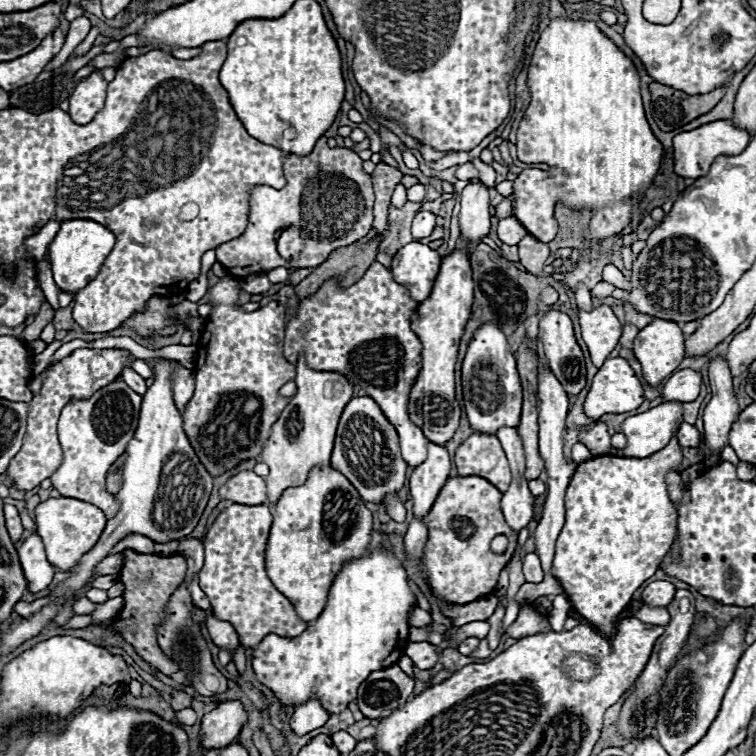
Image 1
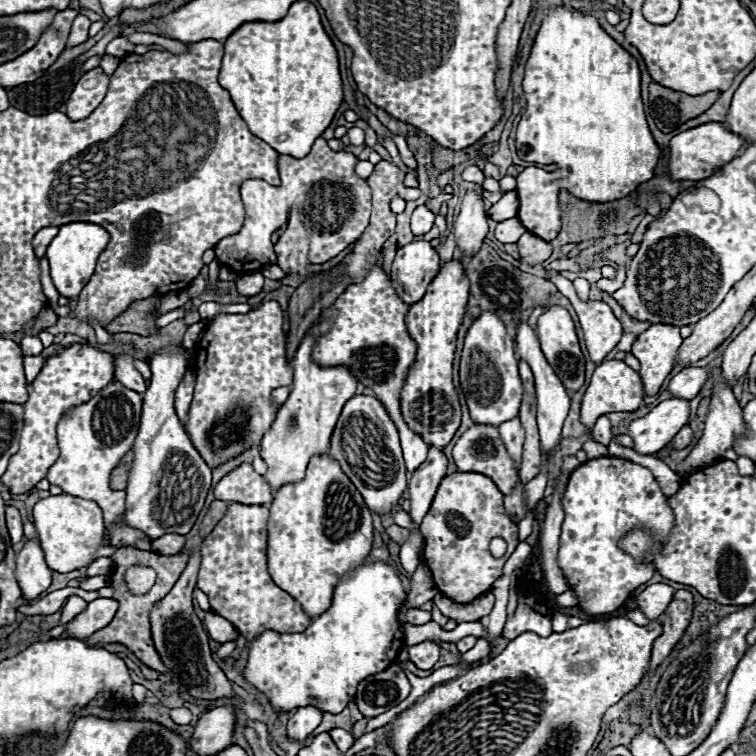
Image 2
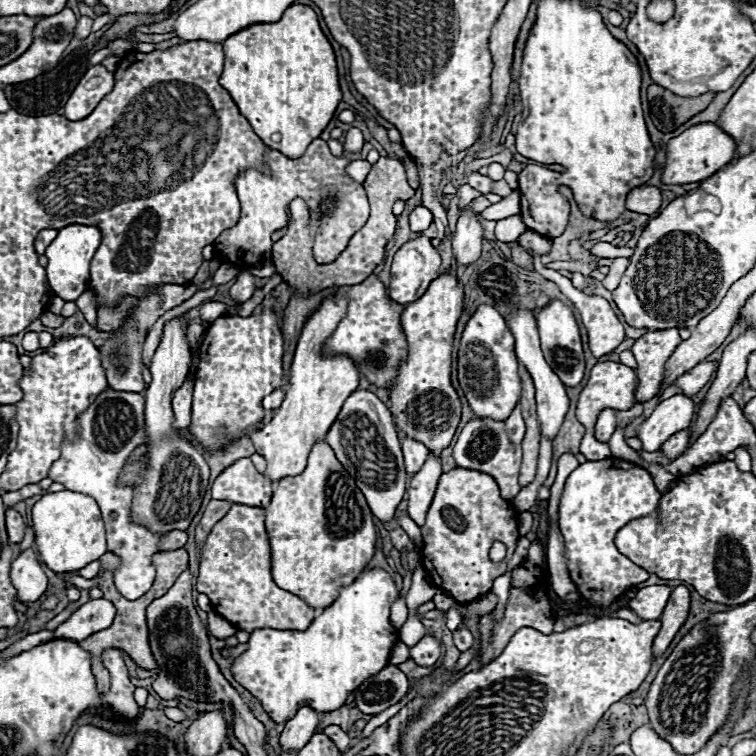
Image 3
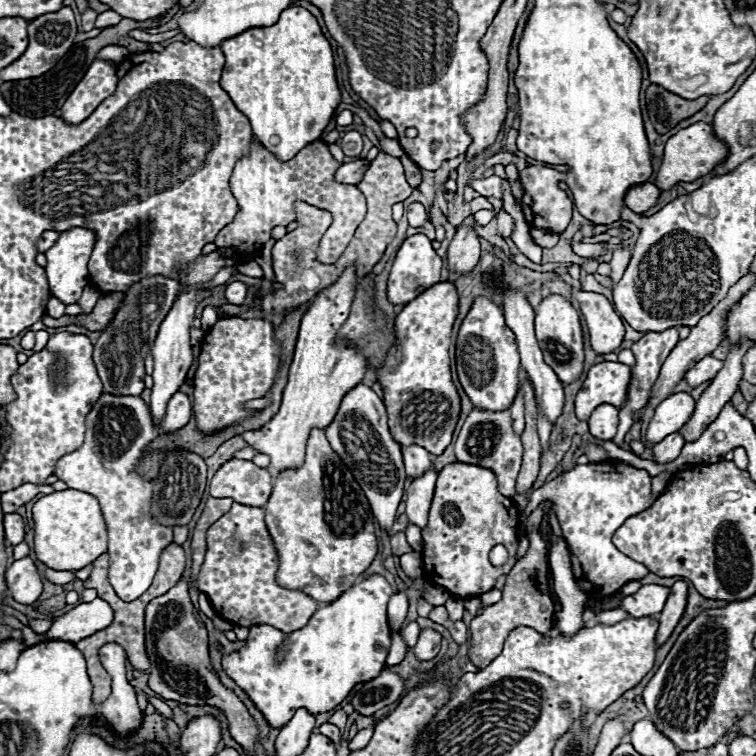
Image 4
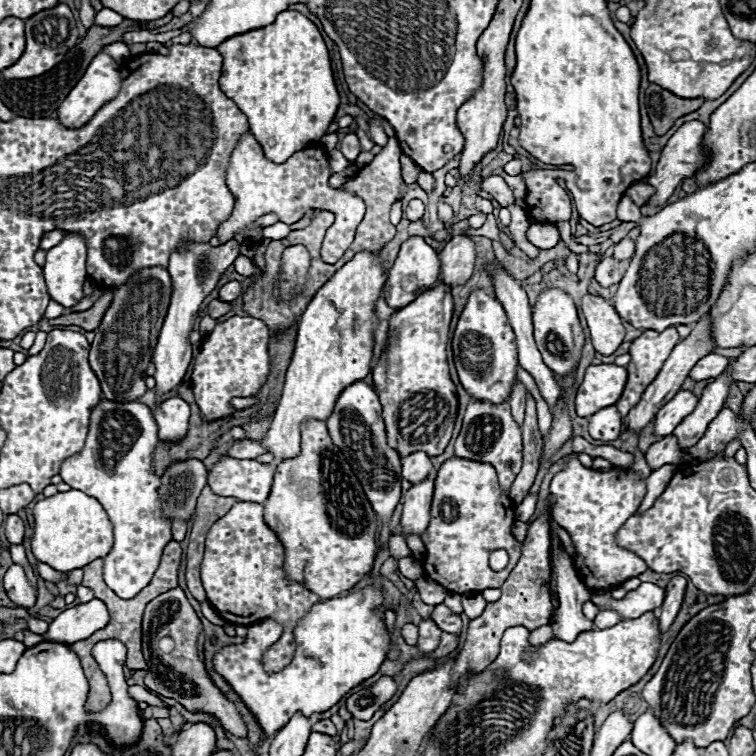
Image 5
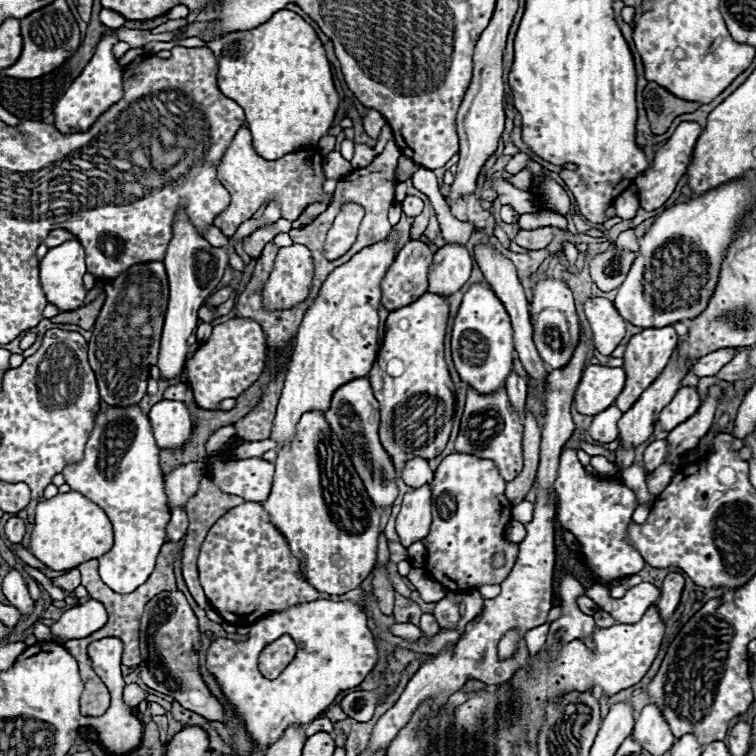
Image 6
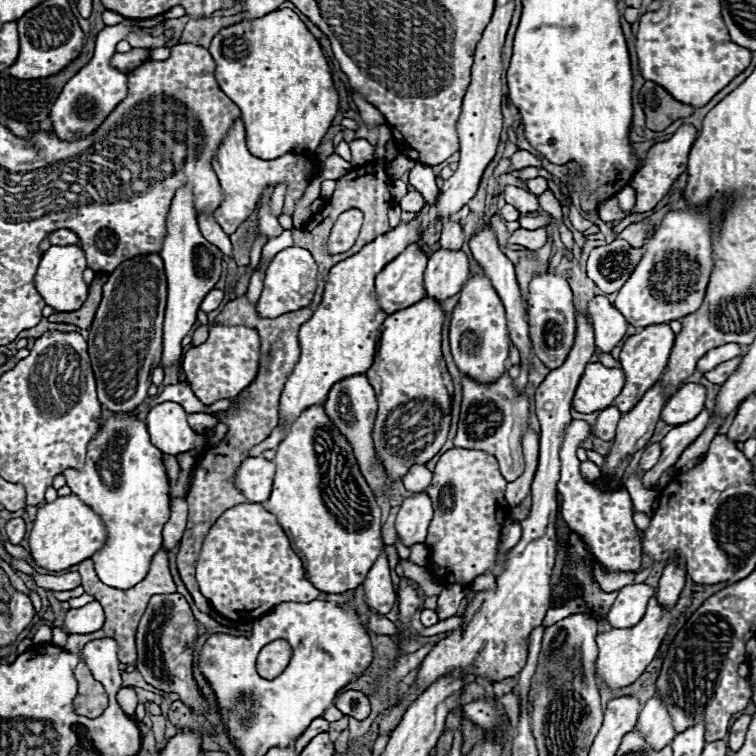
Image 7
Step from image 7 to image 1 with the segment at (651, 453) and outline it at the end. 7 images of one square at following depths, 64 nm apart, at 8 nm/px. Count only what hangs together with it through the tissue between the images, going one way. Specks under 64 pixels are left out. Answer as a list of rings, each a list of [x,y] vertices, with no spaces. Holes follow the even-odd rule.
[[[684,422],[684,424],[680,426],[676,438],[678,438],[678,444],[680,444],[682,448],[686,448],[686,446],[698,448],[698,446],[700,446],[700,434],[698,434],[698,430],[696,430],[692,424],[686,424],[686,422]]]

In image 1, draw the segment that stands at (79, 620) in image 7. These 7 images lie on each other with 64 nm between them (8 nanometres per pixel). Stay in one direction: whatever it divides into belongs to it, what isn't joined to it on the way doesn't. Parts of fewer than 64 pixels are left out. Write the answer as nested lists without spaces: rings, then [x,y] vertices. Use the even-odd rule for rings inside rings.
[[[122,596],[112,598],[112,600],[106,600],[106,602],[102,602],[102,604],[96,604],[94,612],[90,614],[90,616],[92,616],[92,624],[90,624],[90,626],[102,626],[102,624],[106,624],[108,620],[114,620],[114,618],[118,616],[118,612],[122,610],[122,604],[124,604]]]

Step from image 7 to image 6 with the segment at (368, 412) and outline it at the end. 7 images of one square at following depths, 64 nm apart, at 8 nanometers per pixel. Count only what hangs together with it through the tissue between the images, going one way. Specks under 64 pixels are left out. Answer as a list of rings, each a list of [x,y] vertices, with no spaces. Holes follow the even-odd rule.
[[[354,378],[346,384],[342,384],[334,394],[330,408],[324,412],[330,428],[338,432],[338,440],[346,444],[352,464],[356,472],[362,476],[362,482],[366,484],[366,490],[376,506],[392,506],[392,502],[398,496],[396,478],[398,470],[394,464],[390,464],[390,458],[386,456],[380,440],[378,440],[378,402],[372,394],[370,382],[366,378]]]

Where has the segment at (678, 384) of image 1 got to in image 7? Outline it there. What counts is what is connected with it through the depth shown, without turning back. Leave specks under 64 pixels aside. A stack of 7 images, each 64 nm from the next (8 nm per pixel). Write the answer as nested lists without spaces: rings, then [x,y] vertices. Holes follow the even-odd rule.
[[[722,344],[722,346],[718,346],[718,348],[712,348],[712,350],[708,350],[708,352],[700,358],[696,370],[698,370],[698,372],[708,372],[710,368],[714,368],[714,366],[720,364],[720,362],[726,362],[726,360],[732,360],[732,358],[736,358],[736,356],[742,356],[744,350],[746,350],[746,348],[740,346],[740,344]]]

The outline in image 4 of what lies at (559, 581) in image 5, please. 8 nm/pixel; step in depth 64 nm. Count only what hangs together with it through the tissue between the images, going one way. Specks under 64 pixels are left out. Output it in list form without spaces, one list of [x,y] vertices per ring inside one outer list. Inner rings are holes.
[[[556,538],[550,546],[550,572],[554,578],[554,592],[562,604],[562,610],[554,616],[554,628],[558,628],[562,636],[574,636],[586,628],[582,612],[588,602],[588,594],[578,586],[572,574],[570,552],[562,538]]]

